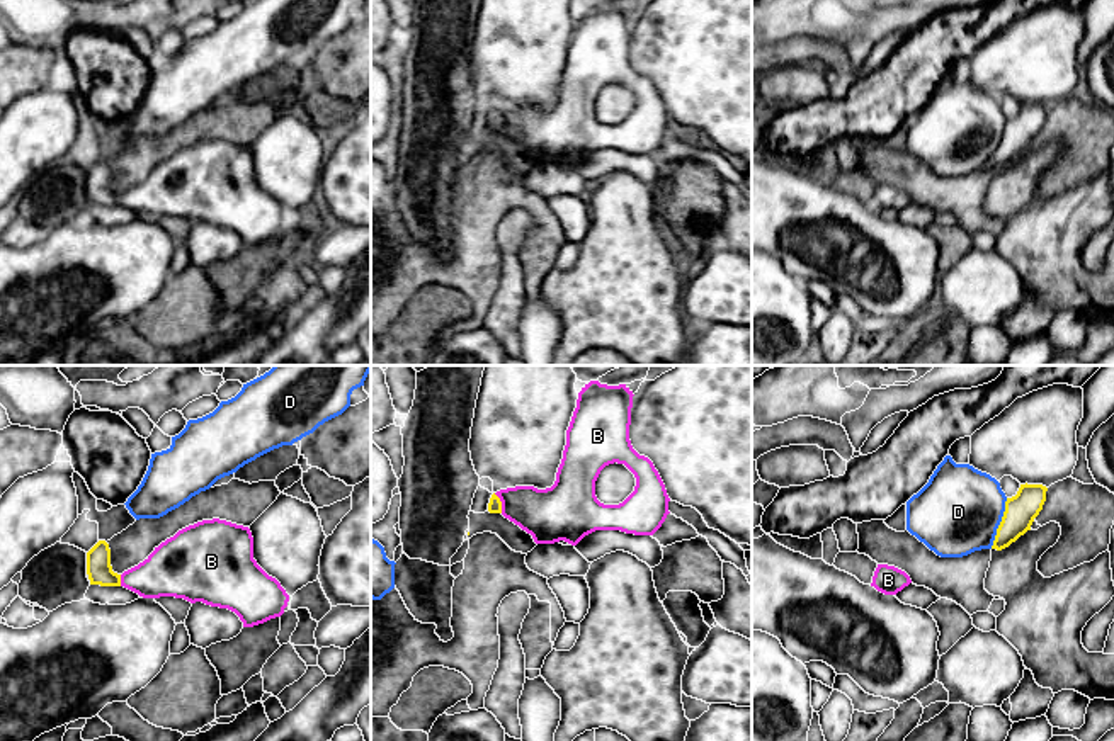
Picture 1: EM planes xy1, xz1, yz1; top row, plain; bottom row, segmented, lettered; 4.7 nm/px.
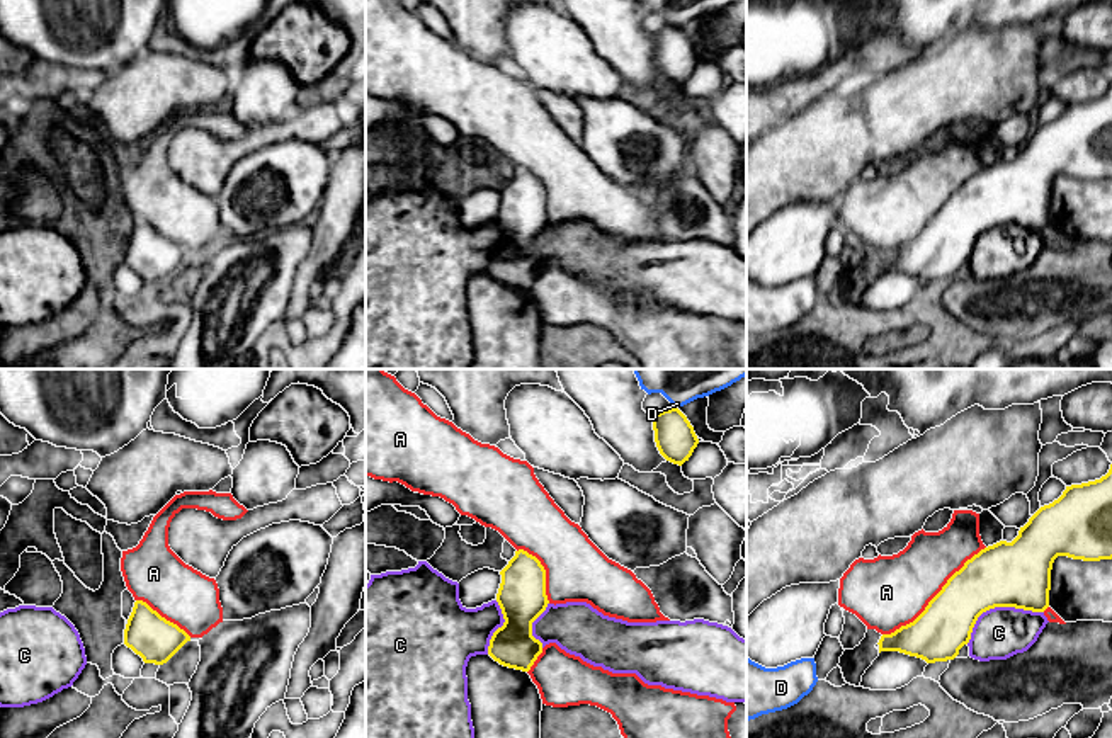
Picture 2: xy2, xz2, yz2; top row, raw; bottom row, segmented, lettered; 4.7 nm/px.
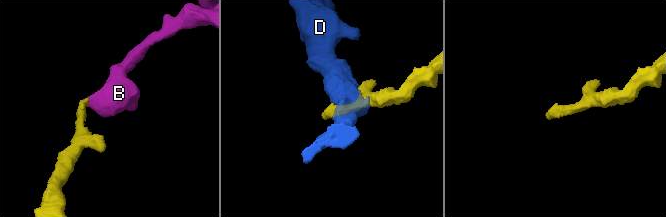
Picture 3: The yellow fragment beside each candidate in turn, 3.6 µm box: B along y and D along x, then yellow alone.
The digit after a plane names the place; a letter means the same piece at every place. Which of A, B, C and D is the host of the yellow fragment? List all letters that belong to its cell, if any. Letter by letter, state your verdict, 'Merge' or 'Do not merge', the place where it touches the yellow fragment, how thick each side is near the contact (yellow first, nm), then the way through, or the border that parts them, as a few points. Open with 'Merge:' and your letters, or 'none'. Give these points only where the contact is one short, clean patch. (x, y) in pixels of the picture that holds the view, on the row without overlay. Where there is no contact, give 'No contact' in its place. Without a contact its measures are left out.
Merge: B
A: Do not merge. Touches yellow at yz2 (934, 216). Thickness 260 nm (yellow) against 340 nm
B: Merge. Touches yellow at xz1 (500, 123). Thickness 60 nm (yellow) against 260 nm. Path across: xz1 (495, 124), (500, 123), (519, 123), (550, 135)
C: Do not merge. Touches yellow at yz2 (997, 225). Thickness 320 nm (yellow) against 240 nm
D: Do not merge. Touches yellow at yz1 (1000, 143). Thickness 150 nm (yellow) against 400 nm

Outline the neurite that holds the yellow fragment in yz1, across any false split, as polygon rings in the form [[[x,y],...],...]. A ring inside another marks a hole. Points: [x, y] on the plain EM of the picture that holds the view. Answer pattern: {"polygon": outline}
{"polygon": [[[1020,104],[1015,116],[1007,117],[1002,141],[992,168],[1002,170],[1031,150],[1034,138],[1043,129],[1048,107],[1043,104]]]}

